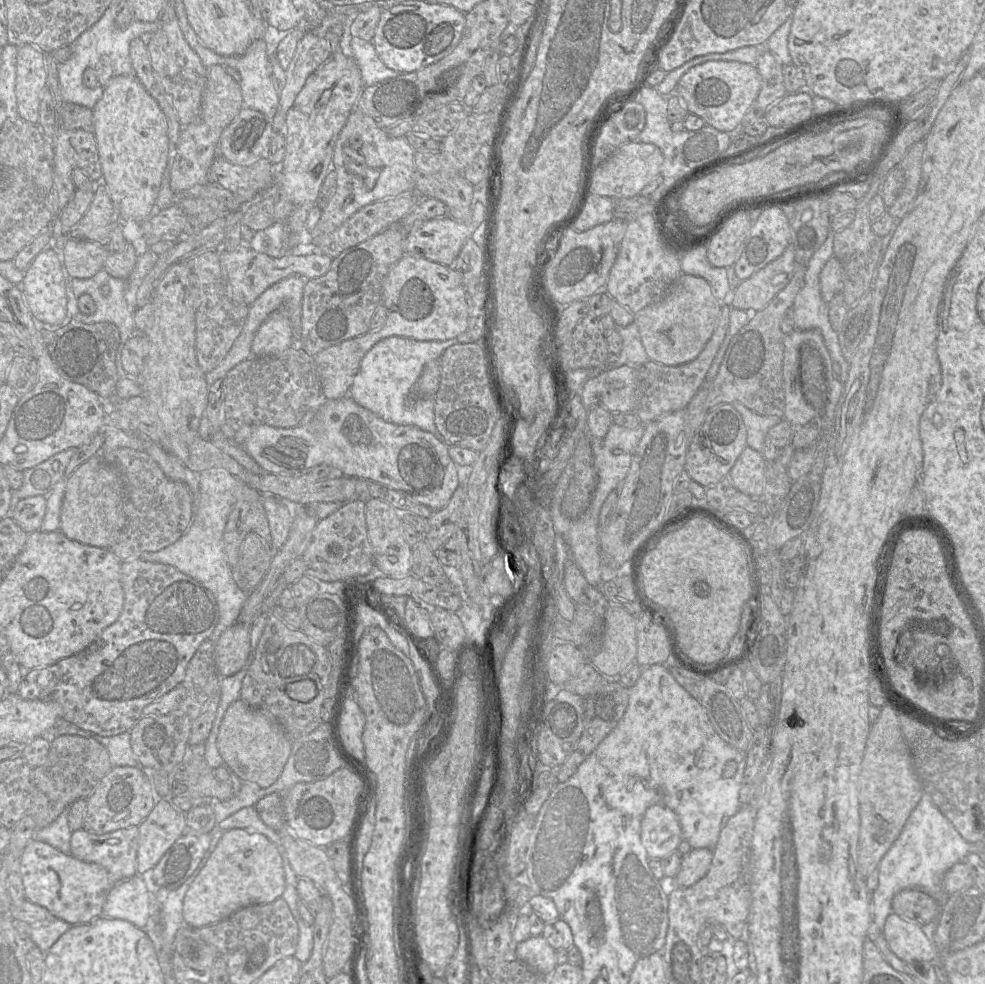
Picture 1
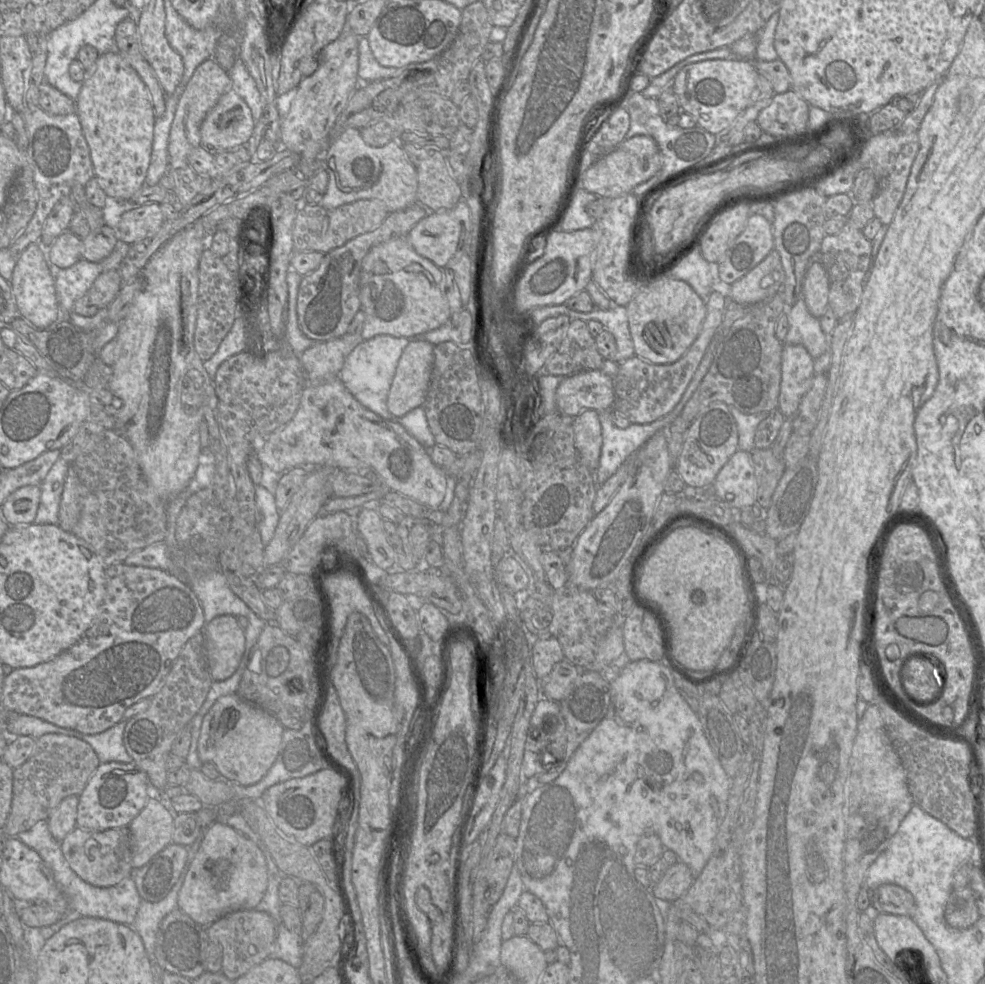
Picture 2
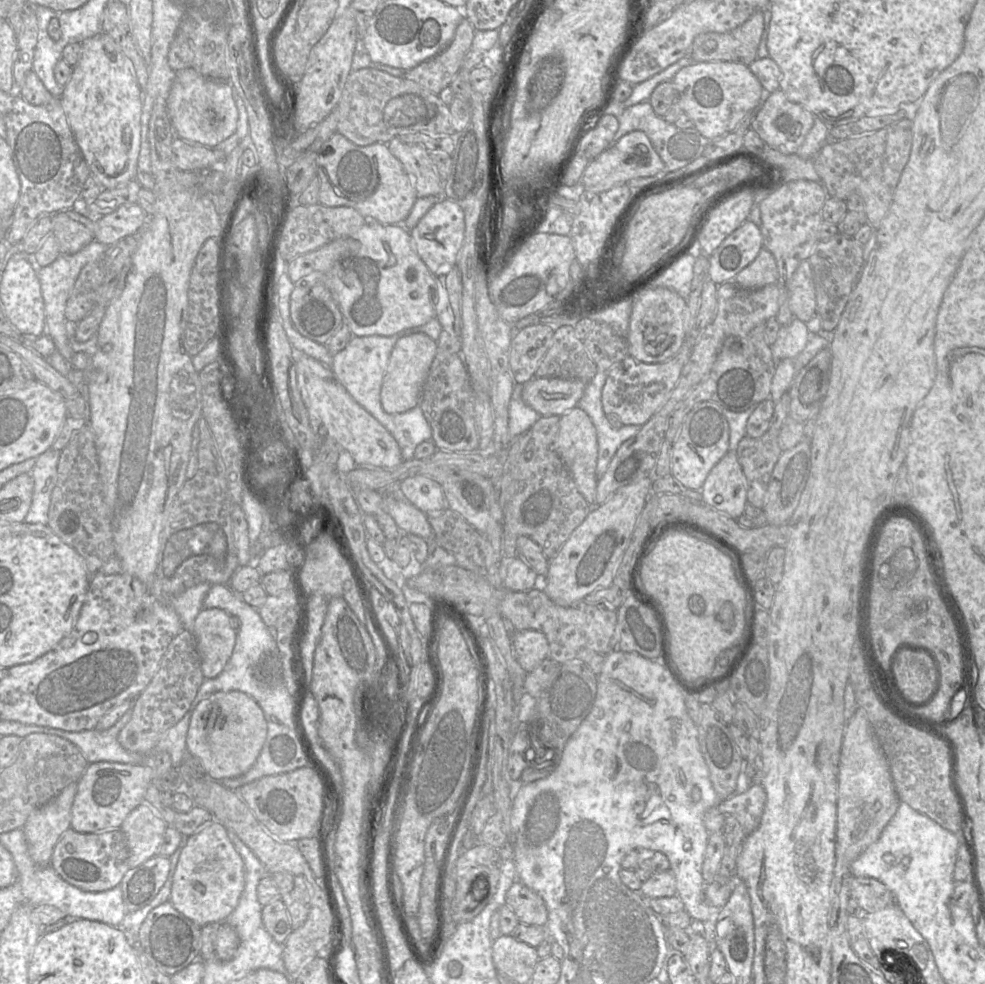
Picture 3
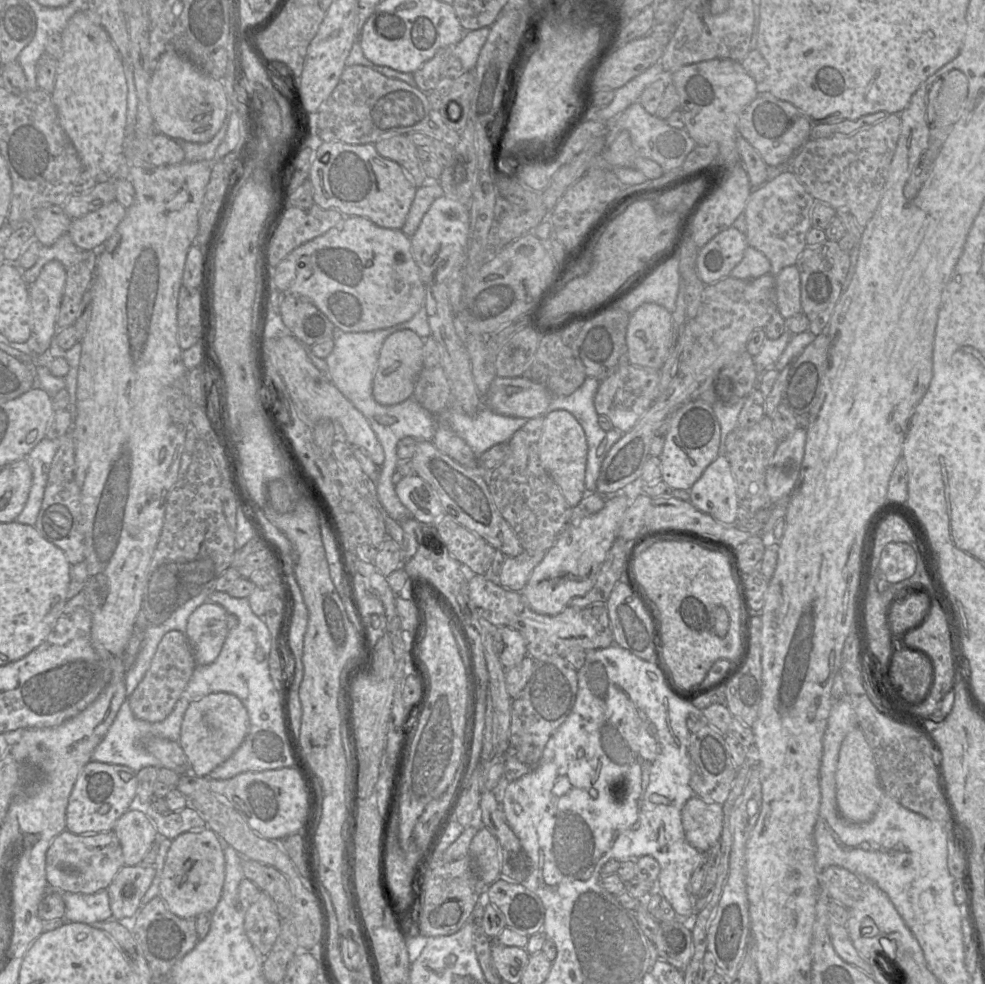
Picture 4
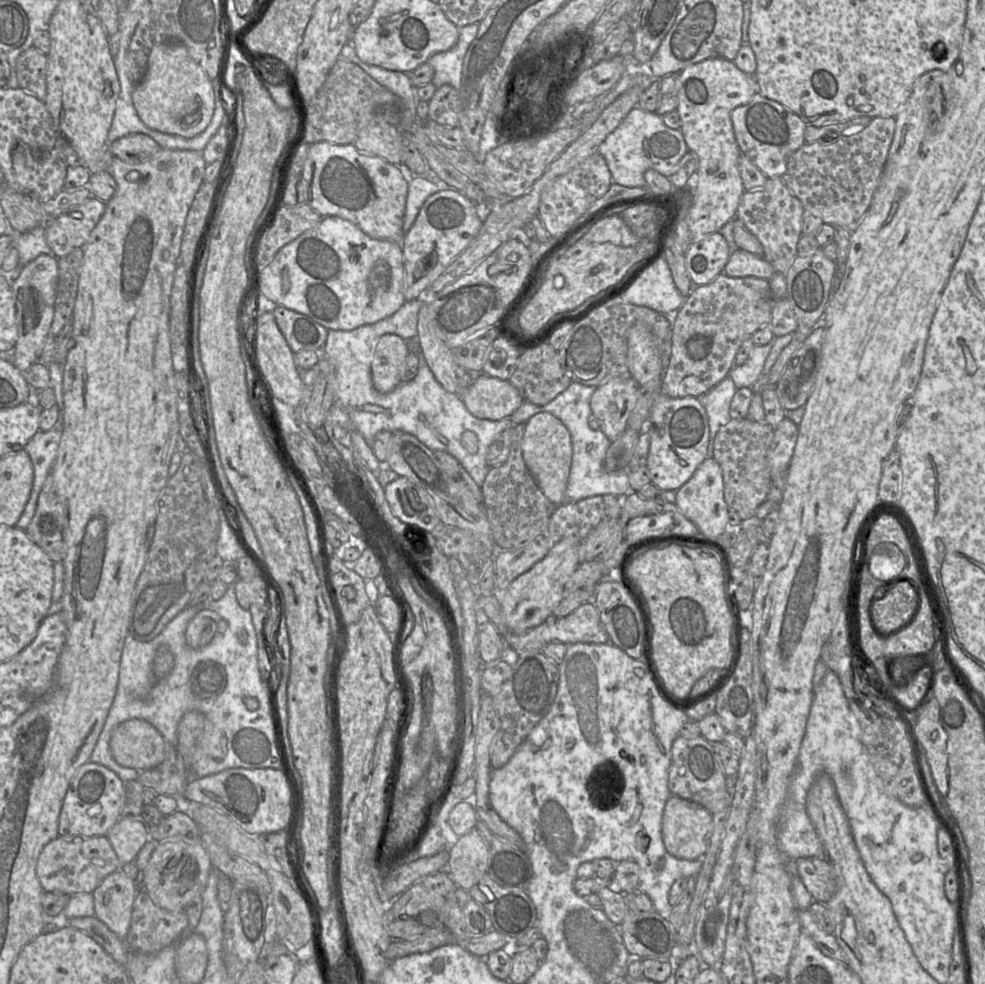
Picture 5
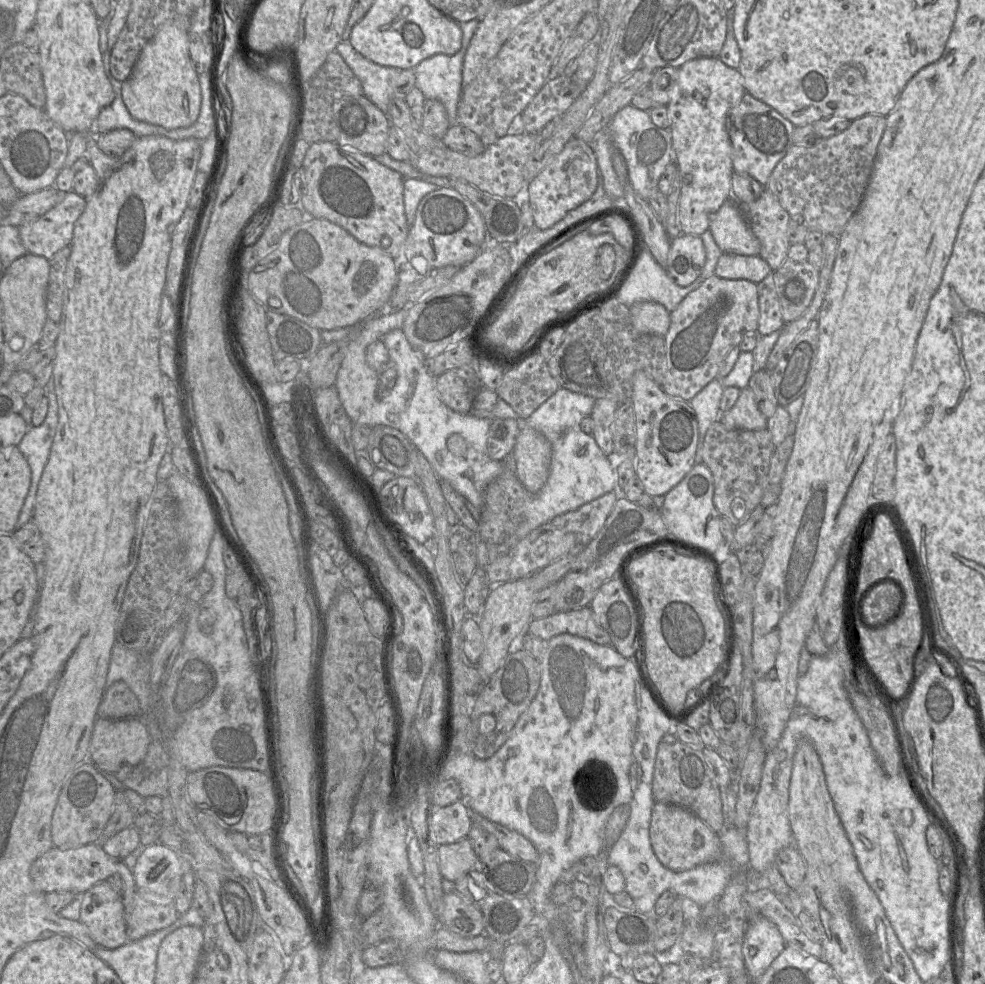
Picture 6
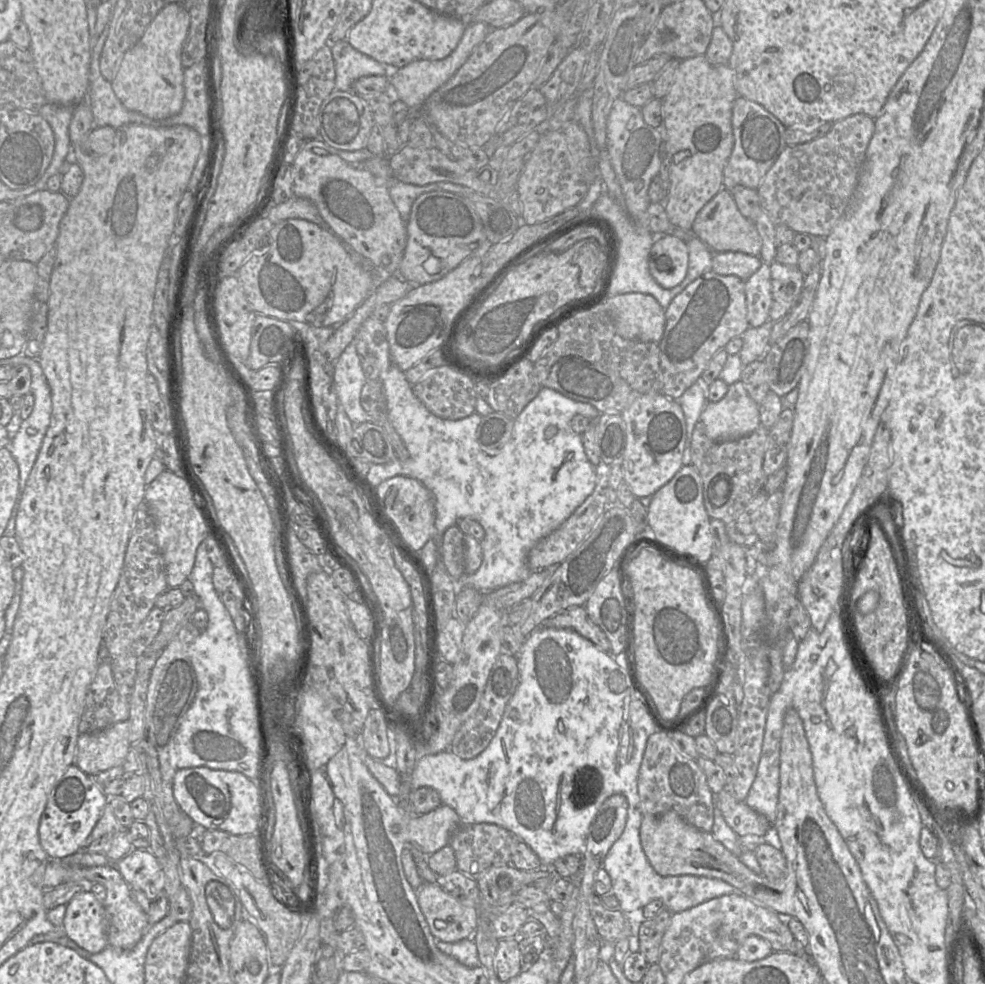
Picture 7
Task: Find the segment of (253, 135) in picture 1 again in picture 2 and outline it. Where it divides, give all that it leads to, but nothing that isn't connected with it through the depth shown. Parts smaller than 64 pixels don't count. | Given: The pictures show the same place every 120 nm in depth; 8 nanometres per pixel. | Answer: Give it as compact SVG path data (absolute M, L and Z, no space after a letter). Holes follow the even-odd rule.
M231 89L204 119L200 128L202 146L207 150L226 151L245 145L254 127L249 106Z

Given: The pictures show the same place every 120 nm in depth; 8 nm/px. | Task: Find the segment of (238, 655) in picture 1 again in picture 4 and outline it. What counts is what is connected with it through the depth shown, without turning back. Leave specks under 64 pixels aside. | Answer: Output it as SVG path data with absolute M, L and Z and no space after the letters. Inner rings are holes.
M204 603L189 617L186 635L193 647L197 665L216 660L229 633L228 612L217 604Z

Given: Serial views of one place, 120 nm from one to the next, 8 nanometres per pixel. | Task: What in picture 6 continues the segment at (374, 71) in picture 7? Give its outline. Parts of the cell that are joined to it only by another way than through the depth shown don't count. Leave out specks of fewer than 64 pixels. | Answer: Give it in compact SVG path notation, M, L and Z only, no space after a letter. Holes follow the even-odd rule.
M341 40L335 51L342 56L360 80L363 95L386 115L388 104L394 98L394 90L390 85L390 79L397 71L403 69L381 66L366 59L352 47L350 42Z

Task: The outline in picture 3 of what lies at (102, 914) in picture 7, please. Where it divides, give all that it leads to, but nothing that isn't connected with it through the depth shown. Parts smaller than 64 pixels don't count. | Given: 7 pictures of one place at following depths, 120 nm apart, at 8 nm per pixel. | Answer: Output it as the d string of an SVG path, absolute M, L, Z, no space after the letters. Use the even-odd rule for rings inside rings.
M155 855L135 868L130 868L119 883L126 912L149 904L166 882L171 867L169 857Z

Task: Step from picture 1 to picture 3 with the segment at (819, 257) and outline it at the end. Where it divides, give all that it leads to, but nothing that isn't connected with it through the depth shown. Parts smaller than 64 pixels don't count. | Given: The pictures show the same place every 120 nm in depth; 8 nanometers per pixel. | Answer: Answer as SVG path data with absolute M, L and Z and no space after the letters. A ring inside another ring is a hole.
M794 317L790 324L780 328L776 341L770 345L773 359L795 358L806 346L808 336L806 324Z

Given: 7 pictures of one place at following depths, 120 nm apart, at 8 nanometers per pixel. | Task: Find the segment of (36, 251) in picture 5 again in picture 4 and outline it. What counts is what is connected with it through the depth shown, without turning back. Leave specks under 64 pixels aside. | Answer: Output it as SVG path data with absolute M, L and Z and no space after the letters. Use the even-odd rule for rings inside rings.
M68 234L62 235L53 245L41 247L35 265L23 271L24 280L28 284L34 283L44 265L52 260L59 261L68 269L82 259L83 251L85 250L78 248Z

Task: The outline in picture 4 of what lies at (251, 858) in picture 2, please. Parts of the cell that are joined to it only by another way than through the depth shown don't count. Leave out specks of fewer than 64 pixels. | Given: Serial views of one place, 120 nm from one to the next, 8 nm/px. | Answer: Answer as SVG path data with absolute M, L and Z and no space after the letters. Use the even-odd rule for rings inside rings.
M208 826L181 833L172 840L167 852L161 881L159 896L167 908L181 918L196 918L201 913L211 913L218 904L225 880L225 857L219 842L219 836Z

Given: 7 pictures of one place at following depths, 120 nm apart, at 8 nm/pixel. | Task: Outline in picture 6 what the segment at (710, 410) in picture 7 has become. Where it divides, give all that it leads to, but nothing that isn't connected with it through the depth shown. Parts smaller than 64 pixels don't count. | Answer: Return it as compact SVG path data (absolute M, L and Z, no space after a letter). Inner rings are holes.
M748 387L740 390L733 407L721 412L718 421L727 429L735 430L762 430L767 425L767 418L760 412L754 393Z

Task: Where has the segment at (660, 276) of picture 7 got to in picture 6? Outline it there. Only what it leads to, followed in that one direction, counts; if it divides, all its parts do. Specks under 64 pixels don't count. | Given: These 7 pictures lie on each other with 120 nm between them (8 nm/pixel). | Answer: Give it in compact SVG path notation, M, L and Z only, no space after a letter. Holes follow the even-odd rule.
M682 233L671 239L664 269L677 285L684 287L698 278L705 261L706 251L701 237Z

